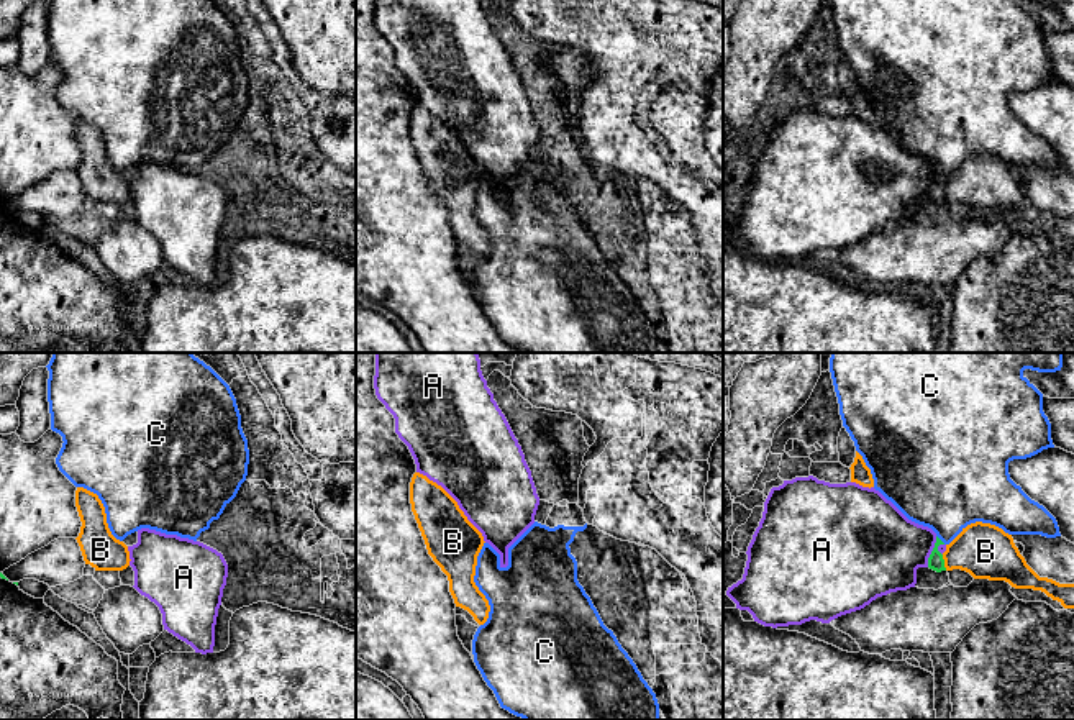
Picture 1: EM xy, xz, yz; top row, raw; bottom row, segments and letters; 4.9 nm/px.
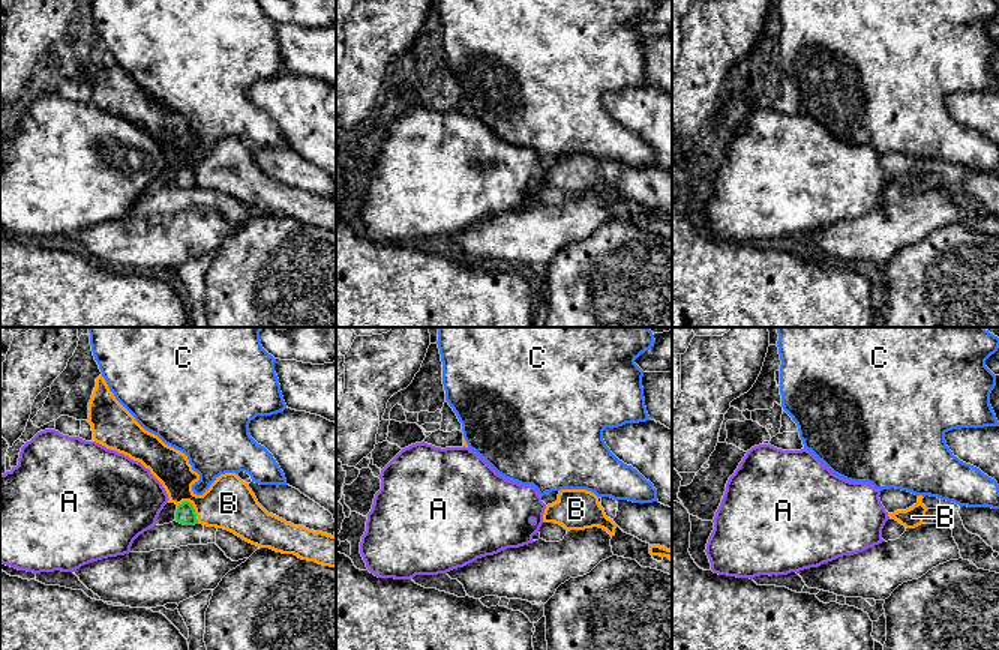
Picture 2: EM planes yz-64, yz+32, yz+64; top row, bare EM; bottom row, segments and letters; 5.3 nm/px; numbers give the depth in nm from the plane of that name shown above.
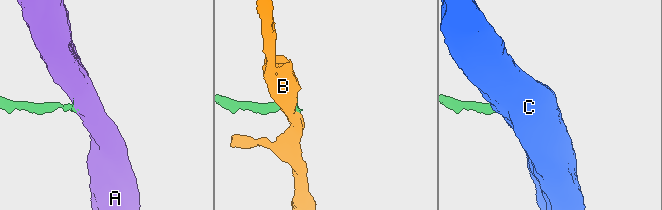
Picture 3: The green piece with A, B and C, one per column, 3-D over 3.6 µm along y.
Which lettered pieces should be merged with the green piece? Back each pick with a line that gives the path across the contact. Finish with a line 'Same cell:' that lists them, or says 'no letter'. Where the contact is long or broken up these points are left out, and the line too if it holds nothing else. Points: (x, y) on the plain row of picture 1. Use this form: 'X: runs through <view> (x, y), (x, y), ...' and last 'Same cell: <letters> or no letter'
C: runs through yz (935, 194), (935, 179), (940, 173), (945, 122)
Same cell: C

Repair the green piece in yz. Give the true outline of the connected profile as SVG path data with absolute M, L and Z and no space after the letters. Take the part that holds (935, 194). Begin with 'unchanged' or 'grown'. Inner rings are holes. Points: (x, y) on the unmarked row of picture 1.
grown | M830 0L843 59L854 74L856 84L871 102L874 121L890 133L908 153L928 159L936 166L936 175L928 190L928 200L936 205L946 203L938 179L949 177L967 157L976 154L995 157L1008 167L1061 169L1056 151L1043 138L1031 133L1008 107L1010 93L1026 92L1043 82L1054 80L1051 56L1043 44L1043 26L1023 8L1025 2L1038 5L1061 3L1061 0Z

